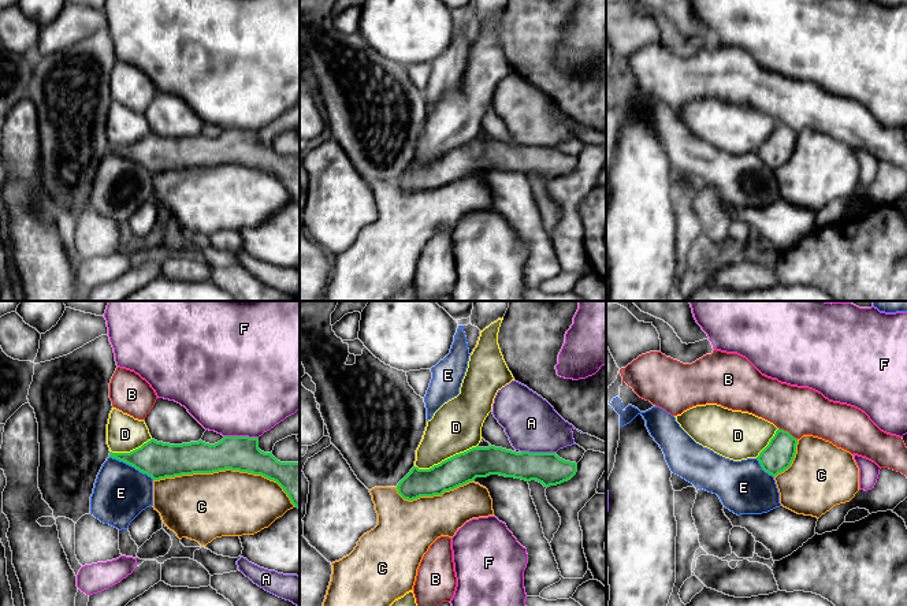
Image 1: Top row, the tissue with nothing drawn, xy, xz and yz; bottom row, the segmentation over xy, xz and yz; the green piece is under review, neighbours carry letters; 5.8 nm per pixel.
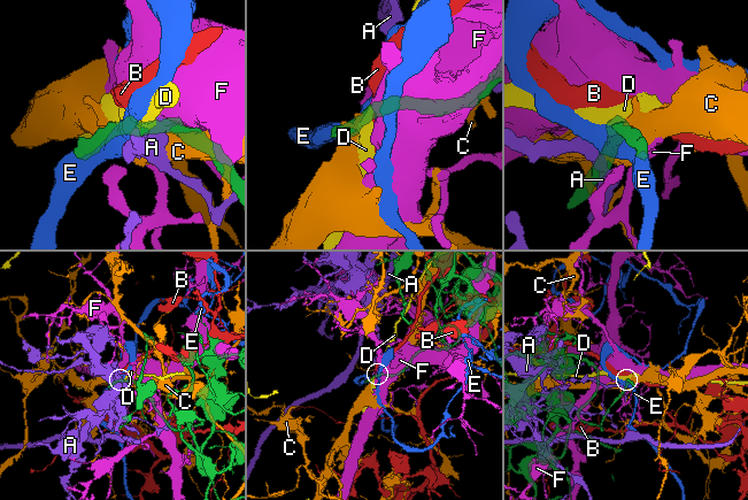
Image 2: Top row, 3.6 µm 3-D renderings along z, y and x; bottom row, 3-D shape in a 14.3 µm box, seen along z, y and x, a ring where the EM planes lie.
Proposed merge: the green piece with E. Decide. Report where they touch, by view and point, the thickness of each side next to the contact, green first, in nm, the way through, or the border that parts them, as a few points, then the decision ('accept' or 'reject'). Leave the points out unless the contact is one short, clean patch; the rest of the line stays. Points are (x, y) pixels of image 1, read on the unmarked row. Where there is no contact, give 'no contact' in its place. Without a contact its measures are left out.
xy (132, 159) | 220/320 nm | accept

